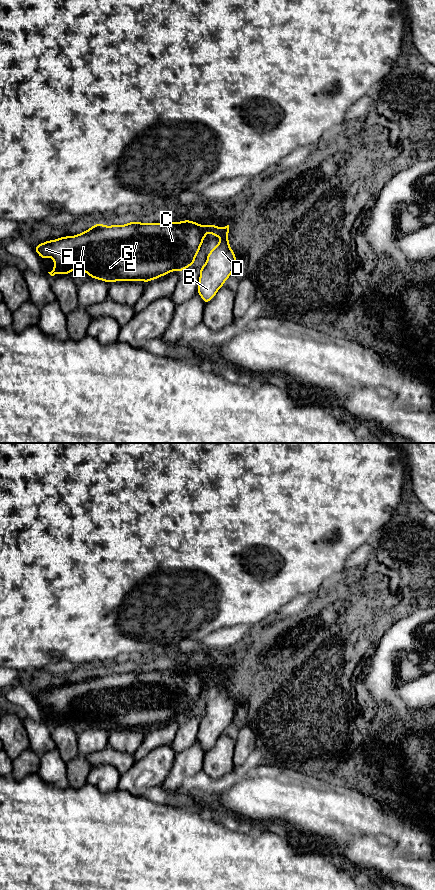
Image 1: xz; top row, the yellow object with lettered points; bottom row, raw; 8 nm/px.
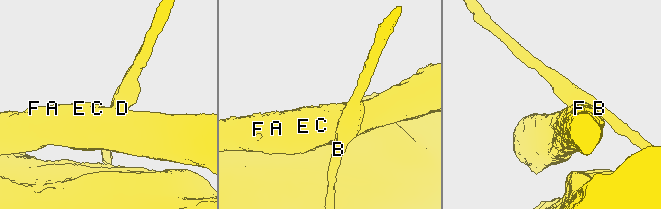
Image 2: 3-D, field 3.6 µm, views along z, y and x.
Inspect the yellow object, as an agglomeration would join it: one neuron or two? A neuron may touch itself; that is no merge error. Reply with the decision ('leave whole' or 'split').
split

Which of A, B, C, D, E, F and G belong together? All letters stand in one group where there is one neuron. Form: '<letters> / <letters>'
A C E F G / B D

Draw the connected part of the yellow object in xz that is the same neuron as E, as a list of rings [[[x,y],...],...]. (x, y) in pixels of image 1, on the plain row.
[[[182,668],[181,670],[166,669],[164,671],[141,671],[131,669],[125,673],[114,672],[105,674],[103,671],[93,672],[87,679],[76,682],[75,684],[59,685],[57,688],[48,688],[34,695],[36,701],[45,708],[52,705],[54,716],[48,720],[51,724],[55,722],[70,723],[72,718],[87,720],[90,726],[113,731],[115,729],[149,729],[160,726],[173,719],[184,719],[189,714],[195,712],[196,703],[200,699],[207,680],[211,678],[213,684],[227,684],[229,673],[223,677],[215,674],[212,670],[203,674],[191,668]]]

